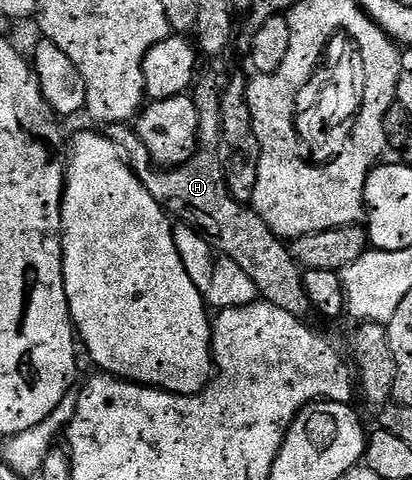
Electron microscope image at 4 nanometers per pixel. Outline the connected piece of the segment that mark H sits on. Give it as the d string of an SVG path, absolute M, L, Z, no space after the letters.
M212 75L202 76L195 82L190 96L196 104L199 116L197 127L197 151L192 159L182 165L161 167L155 164L148 149L140 140L137 130L129 124L110 125L104 135L109 138L125 157L127 164L137 174L148 193L162 208L179 222L199 230L212 244L215 252L240 265L258 288L258 296L269 305L280 307L294 317L305 318L311 312L308 291L304 291L303 270L294 260L293 252L283 238L276 236L260 219L260 215L243 202L236 200L228 191L223 165L220 163L220 111L221 88Z

